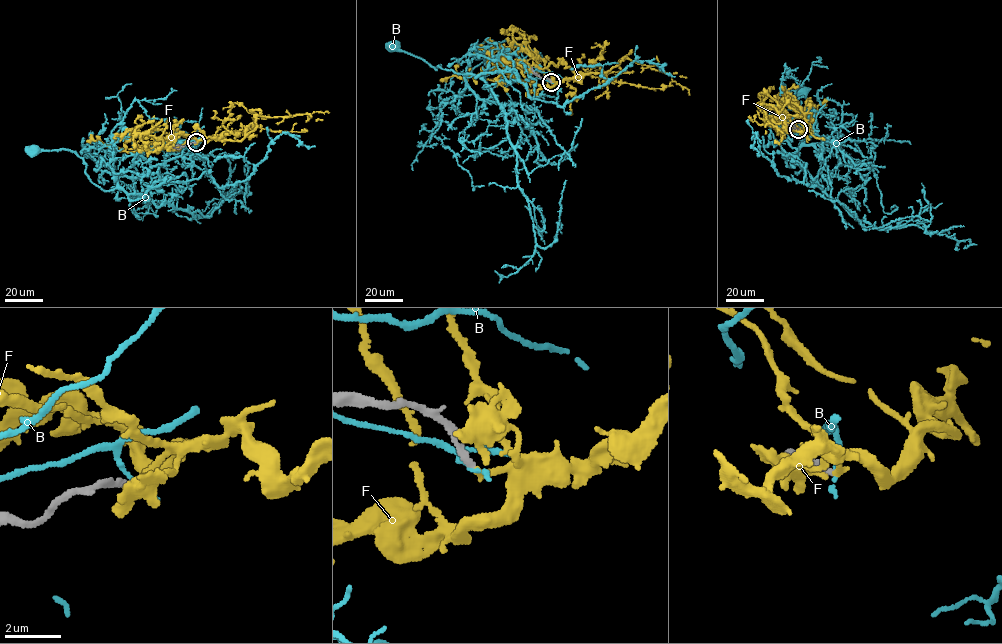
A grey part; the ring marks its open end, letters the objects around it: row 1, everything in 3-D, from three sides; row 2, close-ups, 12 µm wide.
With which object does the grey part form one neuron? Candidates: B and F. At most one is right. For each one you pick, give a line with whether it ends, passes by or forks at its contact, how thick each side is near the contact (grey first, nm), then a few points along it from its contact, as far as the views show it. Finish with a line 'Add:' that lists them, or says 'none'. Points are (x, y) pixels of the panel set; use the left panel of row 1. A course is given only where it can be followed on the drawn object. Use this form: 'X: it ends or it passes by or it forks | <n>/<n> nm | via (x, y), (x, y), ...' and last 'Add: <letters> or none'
F: it ends | 220/220 nm | via (195, 142), (203, 139), (240, 141), (256, 127), (255, 115), (270, 117), (329, 112)
Add: F

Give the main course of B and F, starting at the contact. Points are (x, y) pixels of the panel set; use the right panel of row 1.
B: (798, 129), (798, 125), (777, 118), (777, 123), (800, 135), (798, 152), (805, 119), (811, 108), (805, 92)
F: (798, 129), (789, 128), (777, 134), (764, 122), (766, 109), (767, 122), (783, 133)

